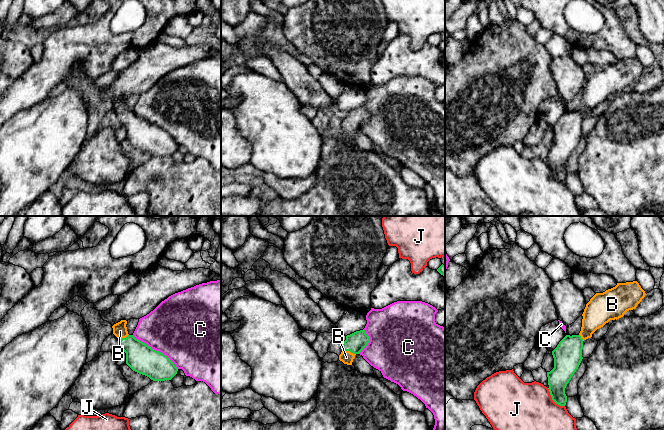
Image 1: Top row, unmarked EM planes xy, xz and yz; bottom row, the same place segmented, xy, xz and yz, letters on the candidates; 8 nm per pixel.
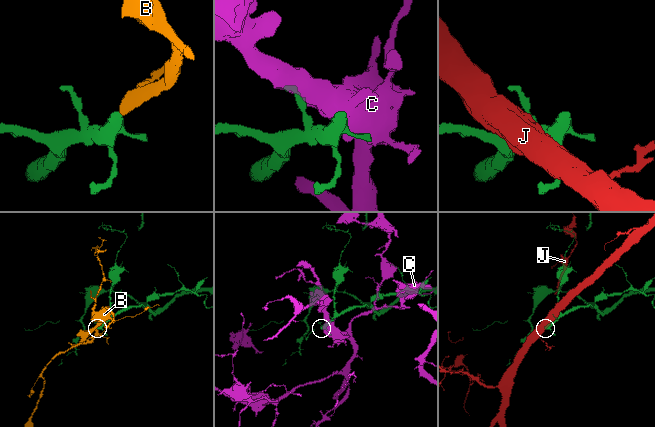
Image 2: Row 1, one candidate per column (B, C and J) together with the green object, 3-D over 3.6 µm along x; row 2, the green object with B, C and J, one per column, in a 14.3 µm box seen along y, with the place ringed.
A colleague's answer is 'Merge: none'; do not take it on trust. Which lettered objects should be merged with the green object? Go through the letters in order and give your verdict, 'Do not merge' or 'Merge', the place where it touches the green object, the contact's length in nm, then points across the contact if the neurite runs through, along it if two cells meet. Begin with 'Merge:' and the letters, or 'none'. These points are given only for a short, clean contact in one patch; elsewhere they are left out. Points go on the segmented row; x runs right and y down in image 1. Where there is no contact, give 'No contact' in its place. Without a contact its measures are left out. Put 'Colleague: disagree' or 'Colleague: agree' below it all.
Merge: B
B: Merge. Touches green at xz (349, 350). Shared border 110 nm. Path across: xz (356, 342), (349, 350), (346, 357)
C: Do not merge. Touches green at xy (155, 350). Shared border 460 nm
J: Do not merge. Touches green at yz (553, 400). Shared border 200 nm
Colleague: disagree

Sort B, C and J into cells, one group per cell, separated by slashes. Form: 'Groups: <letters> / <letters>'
Groups: B / C / J

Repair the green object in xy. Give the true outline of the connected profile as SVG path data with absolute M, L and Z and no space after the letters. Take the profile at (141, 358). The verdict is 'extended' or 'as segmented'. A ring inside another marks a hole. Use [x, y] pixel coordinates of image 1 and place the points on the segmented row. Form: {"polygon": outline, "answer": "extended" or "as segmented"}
{"polygon": "M121 320L112 326L119 349L126 353L126 364L153 381L171 380L178 371L175 364L163 353L152 349L134 335L129 335L126 324L126 320Z", "answer": "extended"}

